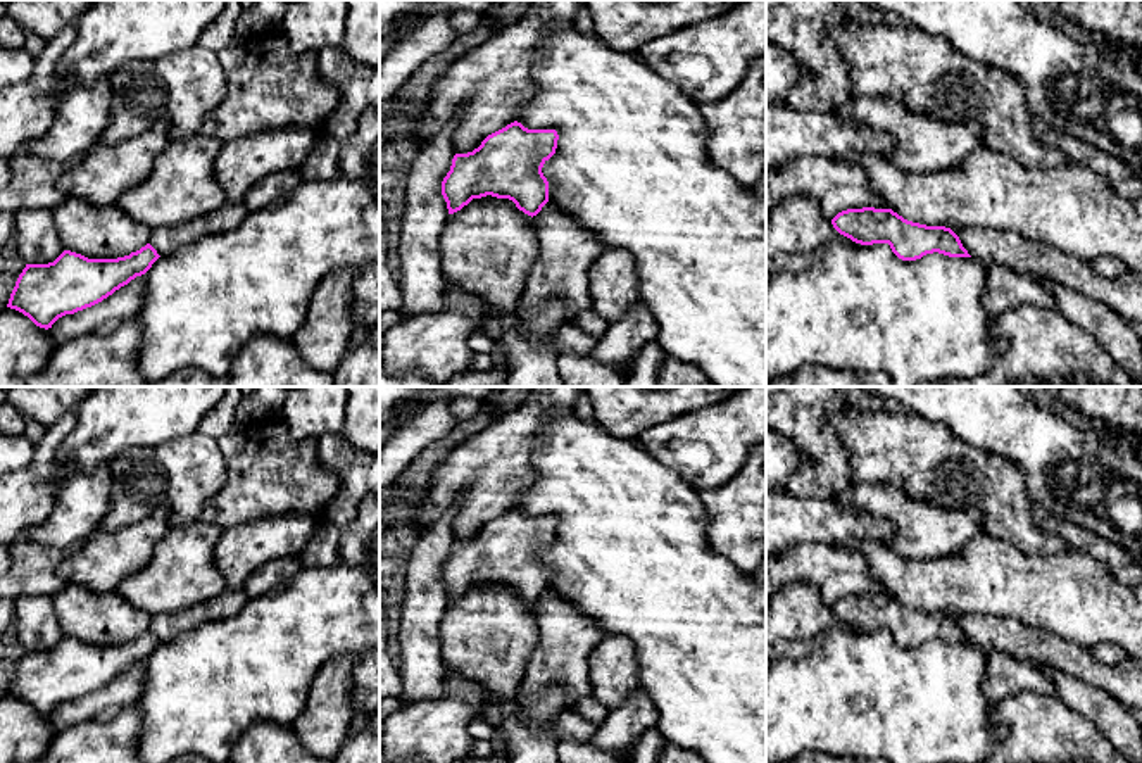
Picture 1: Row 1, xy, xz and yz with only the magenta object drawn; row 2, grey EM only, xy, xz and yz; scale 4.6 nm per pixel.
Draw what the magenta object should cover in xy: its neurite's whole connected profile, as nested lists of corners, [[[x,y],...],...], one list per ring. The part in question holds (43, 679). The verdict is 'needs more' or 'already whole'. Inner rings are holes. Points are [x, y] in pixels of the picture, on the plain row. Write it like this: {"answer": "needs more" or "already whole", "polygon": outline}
{"answer": "already whole", "polygon": [[[150,630],[117,646],[88,646],[81,640],[64,637],[53,649],[26,651],[16,668],[7,694],[22,699],[36,713],[48,716],[59,704],[91,694],[136,663],[145,661],[159,644]]]}

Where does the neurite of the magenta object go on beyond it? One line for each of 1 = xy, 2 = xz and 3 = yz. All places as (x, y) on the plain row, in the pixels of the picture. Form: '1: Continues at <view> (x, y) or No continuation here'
1: No continuation here
2: No continuation here
3: No continuation here

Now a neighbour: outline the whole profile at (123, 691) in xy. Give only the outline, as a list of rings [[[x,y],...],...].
[[[141,661],[102,689],[59,704],[50,715],[55,734],[78,723],[95,720],[95,716],[109,706],[117,706],[119,709],[135,706],[141,696],[143,682],[145,663]]]

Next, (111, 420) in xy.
[[[95,387],[76,406],[76,425],[55,451],[55,466],[88,473],[133,447],[154,447],[197,432],[226,387]]]

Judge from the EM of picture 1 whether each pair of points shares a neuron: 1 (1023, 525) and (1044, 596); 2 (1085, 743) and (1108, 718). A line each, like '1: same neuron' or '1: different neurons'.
1: different neurons
2: different neurons

